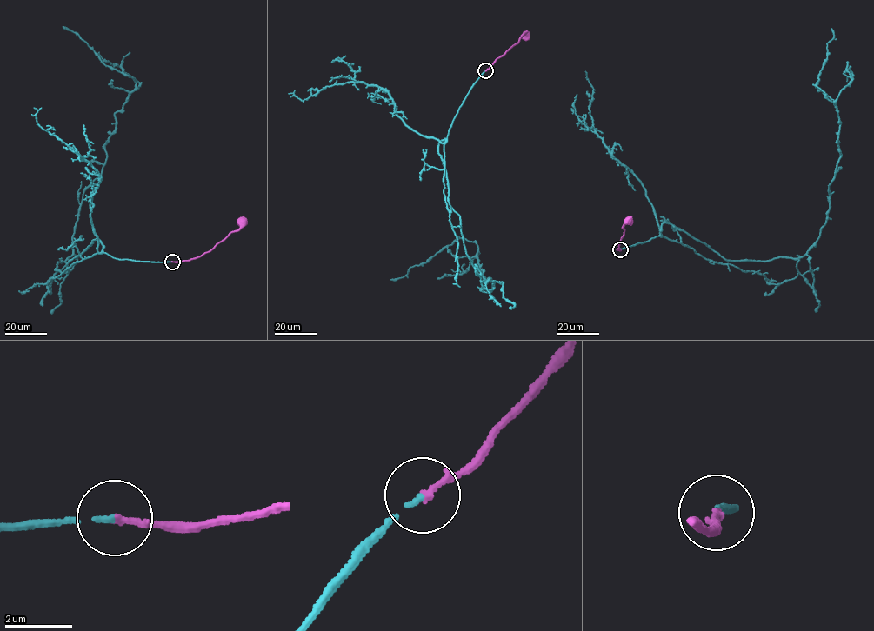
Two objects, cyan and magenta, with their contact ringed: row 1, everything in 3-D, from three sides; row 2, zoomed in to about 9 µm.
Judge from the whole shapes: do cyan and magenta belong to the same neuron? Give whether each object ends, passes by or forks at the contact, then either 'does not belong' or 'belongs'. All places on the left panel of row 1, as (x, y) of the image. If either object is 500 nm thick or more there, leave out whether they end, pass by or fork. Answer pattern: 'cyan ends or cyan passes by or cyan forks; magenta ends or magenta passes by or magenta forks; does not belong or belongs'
cyan ends; magenta ends; belongs

